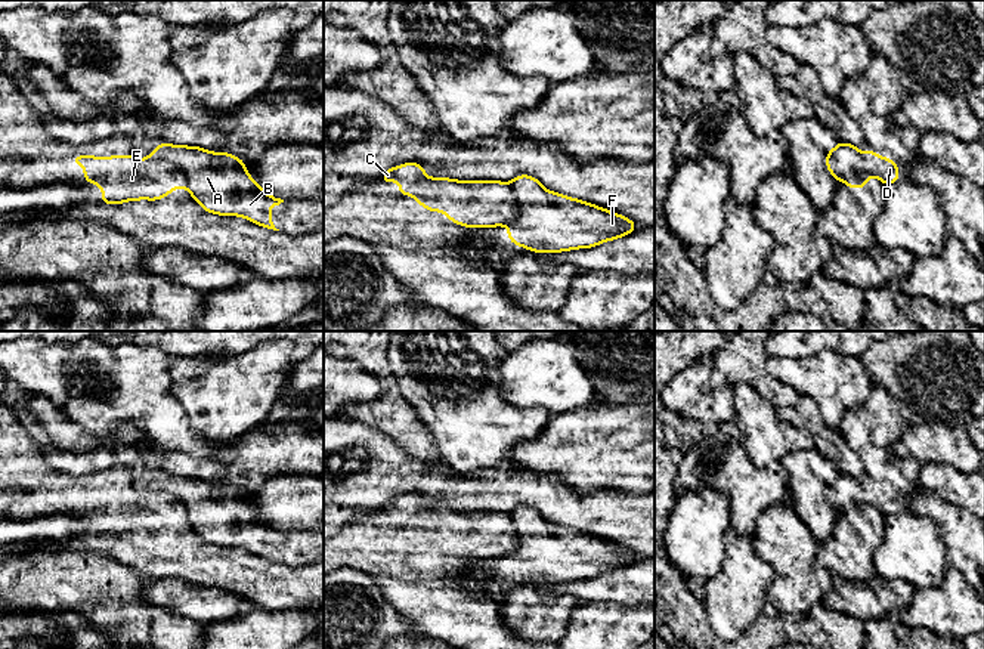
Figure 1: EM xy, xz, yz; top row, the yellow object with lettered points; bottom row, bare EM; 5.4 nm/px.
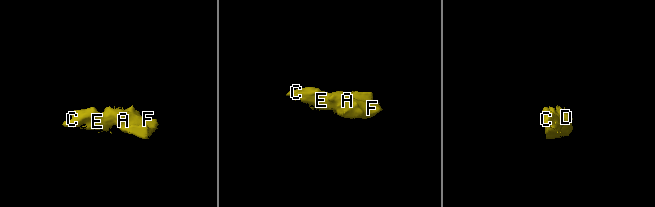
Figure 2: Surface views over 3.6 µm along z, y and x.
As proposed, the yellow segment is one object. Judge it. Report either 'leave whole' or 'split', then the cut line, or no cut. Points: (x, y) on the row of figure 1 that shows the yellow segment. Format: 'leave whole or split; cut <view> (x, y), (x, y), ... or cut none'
split; cut xy (149, 155), (173, 163), (182, 172), (188, 188)

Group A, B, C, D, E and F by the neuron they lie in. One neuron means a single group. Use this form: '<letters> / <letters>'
A B D F / C E

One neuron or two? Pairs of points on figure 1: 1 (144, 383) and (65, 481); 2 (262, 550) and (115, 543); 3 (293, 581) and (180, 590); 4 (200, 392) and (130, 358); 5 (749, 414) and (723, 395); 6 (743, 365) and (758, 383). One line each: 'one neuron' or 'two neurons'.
1: two neurons
2: two neurons
3: two neurons
4: two neurons
5: two neurons
6: one neuron

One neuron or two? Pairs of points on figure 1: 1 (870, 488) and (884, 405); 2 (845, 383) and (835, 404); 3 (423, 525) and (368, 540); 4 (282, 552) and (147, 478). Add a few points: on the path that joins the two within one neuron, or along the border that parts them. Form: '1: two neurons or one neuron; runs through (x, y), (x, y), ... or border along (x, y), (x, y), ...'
1: one neuron; runs through (878, 467), (878, 426)
2: one neuron; runs through (841, 388), (835, 393), (835, 399)
3: one neuron; runs through (411, 540), (383, 540)
4: one neuron; runs through (248, 531), (232, 529), (200, 497), (180, 487)

